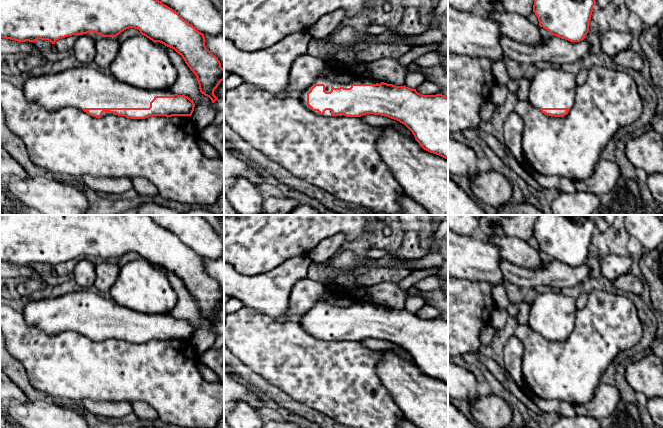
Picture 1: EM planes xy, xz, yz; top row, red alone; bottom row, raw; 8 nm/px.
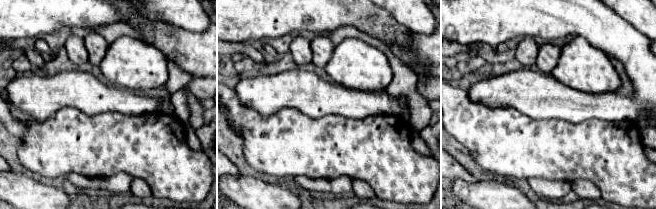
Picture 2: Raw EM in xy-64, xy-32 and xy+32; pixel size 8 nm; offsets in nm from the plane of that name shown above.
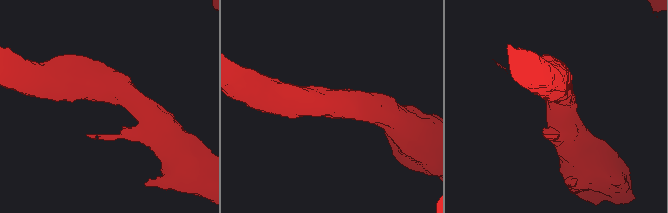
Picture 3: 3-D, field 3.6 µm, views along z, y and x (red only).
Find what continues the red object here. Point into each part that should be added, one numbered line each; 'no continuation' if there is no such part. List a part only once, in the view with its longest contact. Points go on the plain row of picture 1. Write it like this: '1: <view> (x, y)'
1: xz (328, 307)

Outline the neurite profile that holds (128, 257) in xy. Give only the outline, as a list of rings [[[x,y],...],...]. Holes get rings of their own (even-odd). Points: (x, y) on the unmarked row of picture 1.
[[[129,252],[129,253],[124,254],[123,256],[121,256],[119,259],[117,259],[116,262],[119,267],[122,267],[125,264],[127,264],[128,262],[131,262],[136,259],[142,259],[142,258],[140,257],[140,255],[138,253]]]

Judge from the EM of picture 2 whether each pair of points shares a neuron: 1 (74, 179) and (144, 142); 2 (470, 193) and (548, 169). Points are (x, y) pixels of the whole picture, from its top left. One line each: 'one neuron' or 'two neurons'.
1: two neurons
2: two neurons

